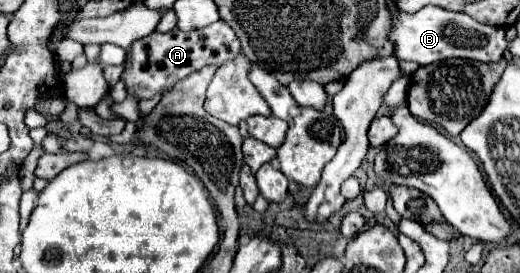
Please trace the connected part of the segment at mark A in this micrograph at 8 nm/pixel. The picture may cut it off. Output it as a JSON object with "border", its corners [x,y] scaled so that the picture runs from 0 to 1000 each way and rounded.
{"border":[[[429,73],[371,117],[348,117],[340,103],[317,125],[294,117],[252,161],[256,242],[233,271],[233,293],[244,308],[244,337],[252,352],[267,366],[294,359],[298,344],[313,344],[317,330],[329,330],[340,293],[363,278],[367,264],[379,264],[398,234],[425,242],[429,227],[448,220],[460,190],[463,190],[460,147],[444,110],[444,95],[433,88]]]}

